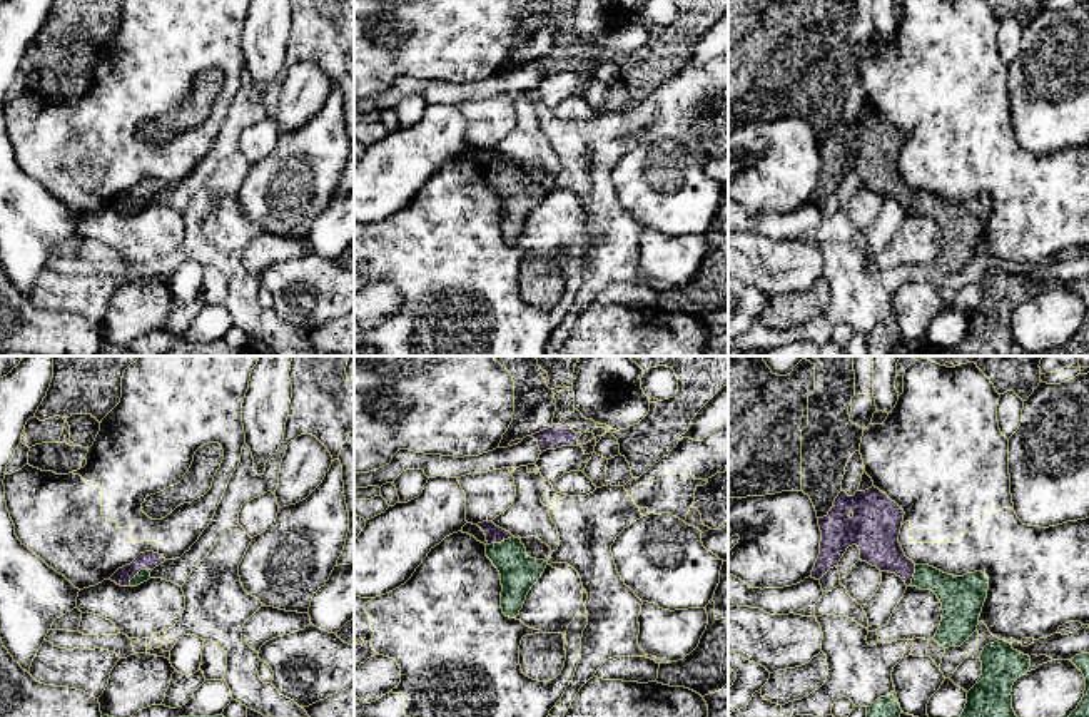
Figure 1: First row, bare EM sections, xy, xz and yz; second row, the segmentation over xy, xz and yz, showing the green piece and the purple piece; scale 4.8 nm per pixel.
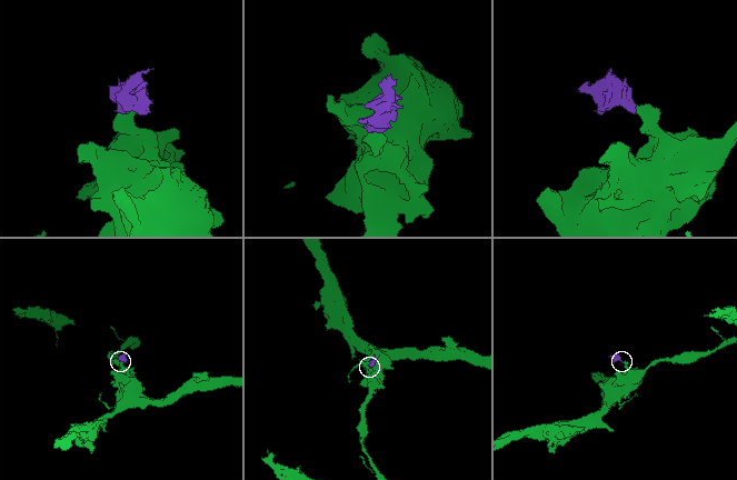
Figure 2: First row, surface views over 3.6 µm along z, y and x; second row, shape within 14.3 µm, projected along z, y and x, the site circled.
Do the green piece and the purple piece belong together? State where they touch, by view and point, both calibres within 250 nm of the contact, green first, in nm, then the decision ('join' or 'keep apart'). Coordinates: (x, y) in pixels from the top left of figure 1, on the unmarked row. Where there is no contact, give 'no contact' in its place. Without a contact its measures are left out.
meets green in xy at (137, 199); 60 nm thick on the green side, 90 nm on the other; join

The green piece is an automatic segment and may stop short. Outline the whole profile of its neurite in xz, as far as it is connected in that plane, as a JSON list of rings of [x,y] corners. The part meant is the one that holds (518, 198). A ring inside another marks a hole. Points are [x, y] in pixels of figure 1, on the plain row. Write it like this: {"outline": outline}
{"outline": [[[493,147],[478,149],[486,160],[486,182],[501,201],[501,234],[514,244],[526,226],[528,217],[543,201],[548,187],[531,184],[519,164],[496,152]]]}

